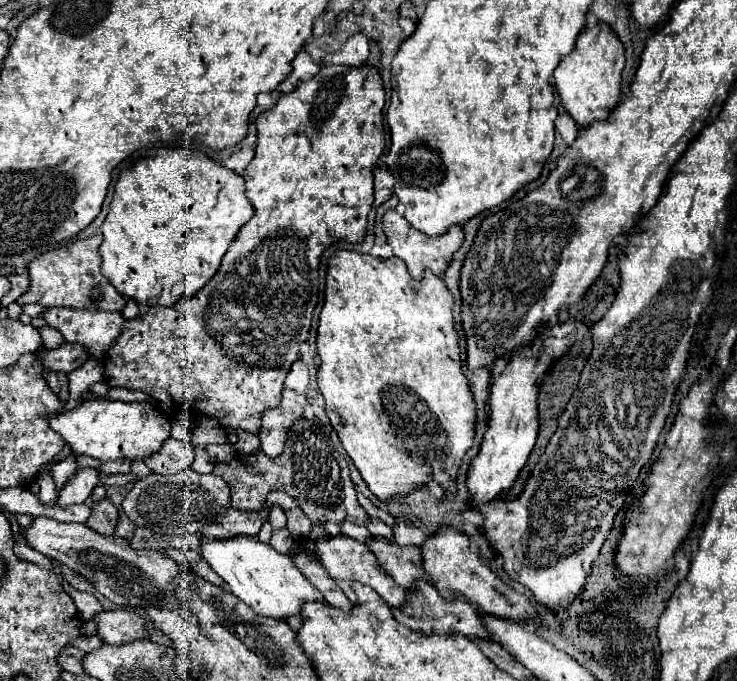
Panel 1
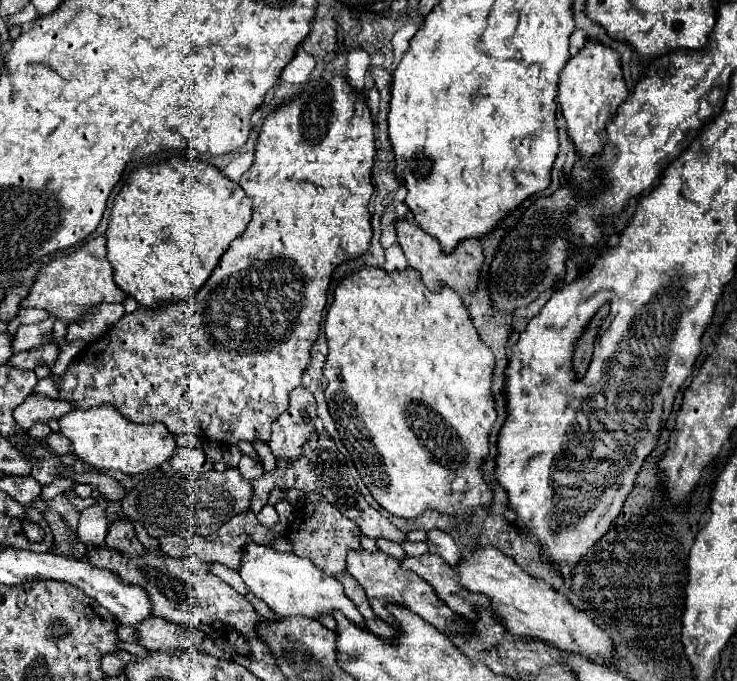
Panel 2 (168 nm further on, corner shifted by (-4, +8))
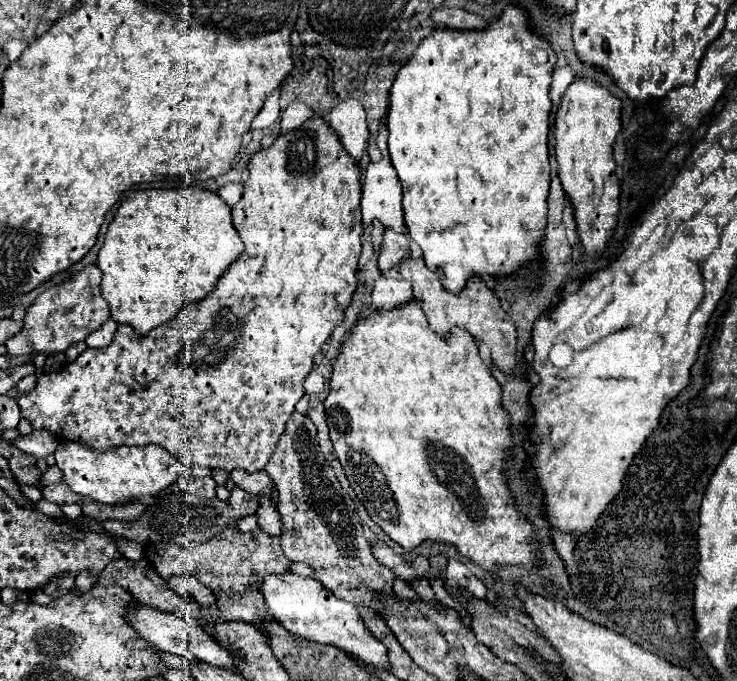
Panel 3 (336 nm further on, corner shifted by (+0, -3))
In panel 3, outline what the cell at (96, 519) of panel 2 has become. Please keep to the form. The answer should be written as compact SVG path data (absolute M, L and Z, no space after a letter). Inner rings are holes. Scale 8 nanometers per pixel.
M84 571L84 573L80 573L80 575L76 575L76 589L80 591L80 593L86 593L86 591L90 591L92 589L92 585L94 585L94 577L92 577L92 573L88 573L88 571Z

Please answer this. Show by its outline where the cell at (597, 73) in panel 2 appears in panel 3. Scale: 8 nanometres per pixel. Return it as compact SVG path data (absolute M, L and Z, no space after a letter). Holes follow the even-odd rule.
M574 79L556 113L554 155L558 163L558 179L570 207L574 209L576 231L582 247L590 257L604 253L618 223L620 187L614 173L616 161L612 155L612 145L620 133L620 109L620 99L596 85L592 79Z

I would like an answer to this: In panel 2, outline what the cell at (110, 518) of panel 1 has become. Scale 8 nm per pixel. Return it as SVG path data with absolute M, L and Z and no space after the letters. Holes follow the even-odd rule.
M118 514L118 518L108 526L106 546L116 548L116 550L124 550L128 556L144 554L144 546L138 542L132 522L122 514Z

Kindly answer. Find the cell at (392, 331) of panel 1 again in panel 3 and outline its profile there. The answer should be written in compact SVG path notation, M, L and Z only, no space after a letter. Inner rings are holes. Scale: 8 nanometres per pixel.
M412 301L412 303L404 305L402 309L376 313L376 315L368 317L366 321L356 323L354 329L350 329L350 339L344 341L342 351L334 363L330 387L332 387L330 395L326 397L328 427L330 427L334 451L344 467L344 473L350 481L350 487L356 491L356 497L364 503L370 519L392 541L396 541L404 551L410 553L424 541L440 541L440 543L452 543L460 551L460 555L468 557L472 563L480 565L484 571L494 571L498 567L508 567L508 565L522 565L526 569L544 565L542 545L536 539L538 531L526 519L526 515L516 509L516 501L510 495L506 475L504 475L504 471L508 469L510 457L512 457L514 441L512 441L512 433L510 433L510 415L500 403L502 389L500 389L498 381L492 377L492 373L488 371L488 367L482 363L482 359L478 355L478 347L470 339L468 331L462 331L460 327L456 327L450 331L450 339L440 337L438 333L434 333L428 327L426 315L418 301Z

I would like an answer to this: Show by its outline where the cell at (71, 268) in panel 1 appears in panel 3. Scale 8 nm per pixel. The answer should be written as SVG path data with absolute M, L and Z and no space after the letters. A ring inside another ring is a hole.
M88 265L72 279L44 291L26 311L22 331L12 339L8 339L6 343L8 355L10 357L28 355L28 353L54 355L66 351L72 343L84 341L110 317L108 301L100 293L100 281L102 281L102 271L96 265Z

